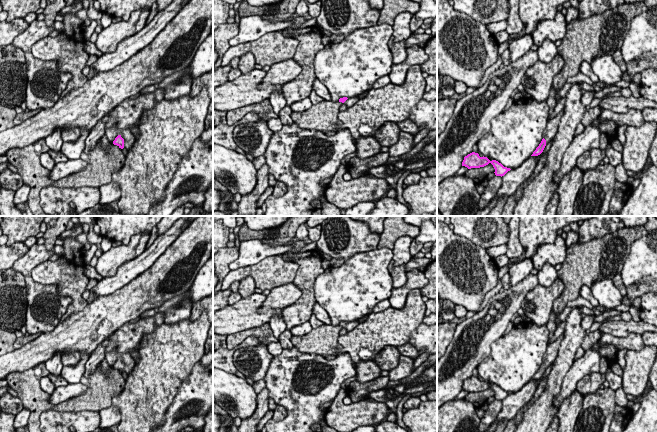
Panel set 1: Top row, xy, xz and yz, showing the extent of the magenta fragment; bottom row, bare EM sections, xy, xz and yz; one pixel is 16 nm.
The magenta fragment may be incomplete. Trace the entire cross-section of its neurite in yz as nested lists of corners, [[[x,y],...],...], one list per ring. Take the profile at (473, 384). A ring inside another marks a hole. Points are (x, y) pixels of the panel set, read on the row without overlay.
[[[472,376],[464,381],[464,384],[462,386],[462,390],[467,391],[468,393],[471,392],[480,392],[484,391],[491,387],[495,393],[495,399],[496,400],[504,400],[508,395],[510,395],[510,392],[504,391],[501,387],[499,387],[496,384],[490,385],[487,381],[480,381],[478,377]]]

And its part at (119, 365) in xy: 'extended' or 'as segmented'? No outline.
extended

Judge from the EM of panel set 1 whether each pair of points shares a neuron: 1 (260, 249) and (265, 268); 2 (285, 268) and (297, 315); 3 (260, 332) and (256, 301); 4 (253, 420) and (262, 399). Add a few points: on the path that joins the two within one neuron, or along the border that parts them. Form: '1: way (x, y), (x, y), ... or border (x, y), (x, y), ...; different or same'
1: border (279, 254), (267, 256), (254, 264), (241, 268); different
2: border (283, 259), (293, 261), (298, 266), (292, 281); different
3: border (268, 323), (236, 332); different
4: way (258, 415), (262, 409), (262, 404); same

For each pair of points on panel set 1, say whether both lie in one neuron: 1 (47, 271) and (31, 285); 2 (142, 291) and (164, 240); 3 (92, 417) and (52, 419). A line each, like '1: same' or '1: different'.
1: different
2: different
3: same

